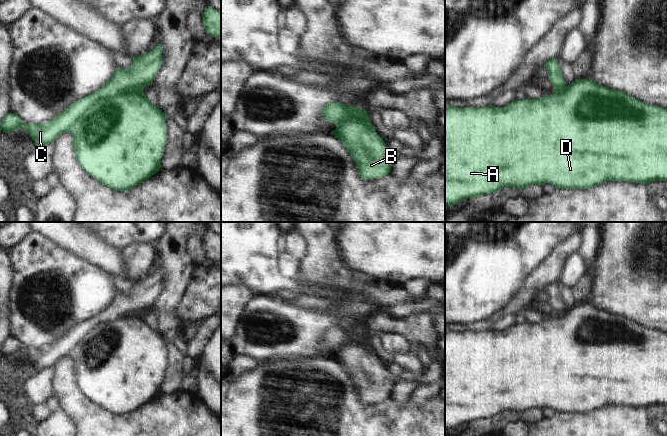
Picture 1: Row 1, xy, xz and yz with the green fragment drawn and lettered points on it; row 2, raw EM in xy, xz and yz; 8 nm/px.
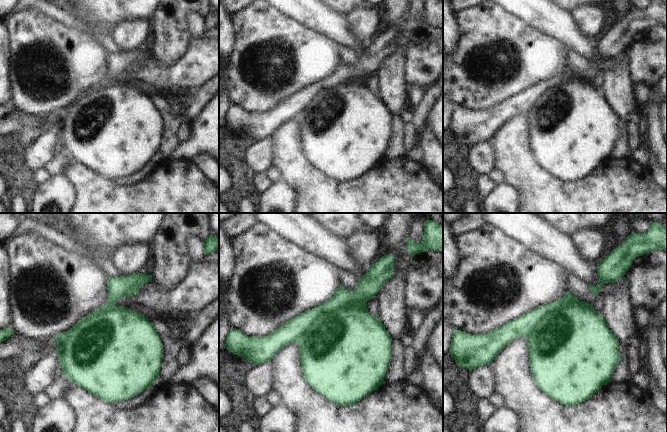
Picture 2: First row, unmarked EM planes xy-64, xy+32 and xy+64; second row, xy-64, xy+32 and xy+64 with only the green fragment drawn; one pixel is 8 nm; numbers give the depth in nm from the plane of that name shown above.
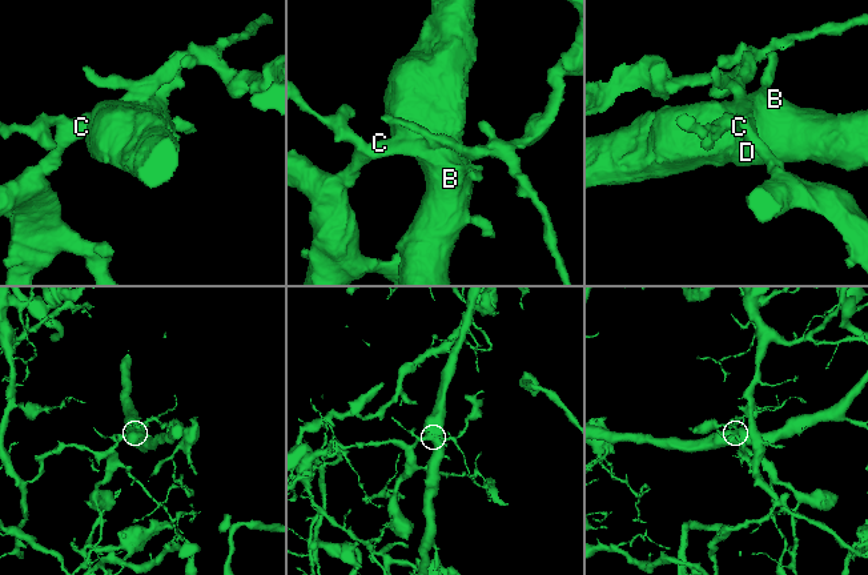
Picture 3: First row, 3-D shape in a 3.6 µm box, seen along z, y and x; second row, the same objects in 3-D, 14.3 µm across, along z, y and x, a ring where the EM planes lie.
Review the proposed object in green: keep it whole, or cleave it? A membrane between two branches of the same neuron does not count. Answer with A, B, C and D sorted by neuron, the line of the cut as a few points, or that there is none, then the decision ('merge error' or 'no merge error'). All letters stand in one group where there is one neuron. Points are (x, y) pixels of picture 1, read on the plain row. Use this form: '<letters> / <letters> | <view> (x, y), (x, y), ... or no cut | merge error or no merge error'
A B D / C | xy (141, 313), (125, 314), (95, 324), (81, 337), (67, 355) | merge error

